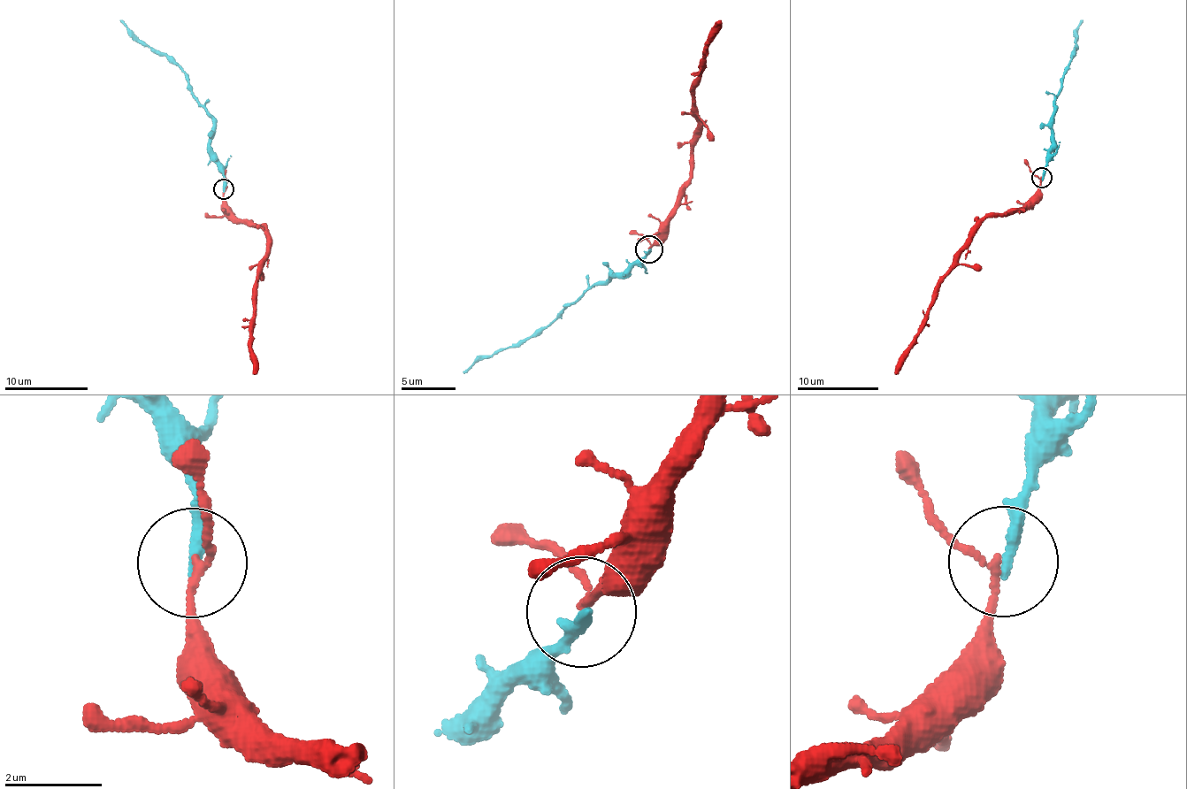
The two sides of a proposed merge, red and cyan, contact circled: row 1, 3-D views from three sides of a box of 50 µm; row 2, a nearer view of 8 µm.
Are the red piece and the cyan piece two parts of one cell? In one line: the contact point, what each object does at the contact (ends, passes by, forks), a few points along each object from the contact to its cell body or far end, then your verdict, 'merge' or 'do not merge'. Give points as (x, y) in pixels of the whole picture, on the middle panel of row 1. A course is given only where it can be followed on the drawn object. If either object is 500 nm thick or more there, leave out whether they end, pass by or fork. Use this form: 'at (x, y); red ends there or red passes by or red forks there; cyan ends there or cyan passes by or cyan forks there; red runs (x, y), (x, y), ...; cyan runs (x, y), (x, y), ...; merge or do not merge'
at (648, 249); red passes by; cyan ends there; red runs (649, 247), (689, 177), (689, 161), (701, 128), (693, 88), (702, 76), (719, 19); cyan runs (649, 250), (574, 302), (527, 339), (483, 356), (463, 374); merge

